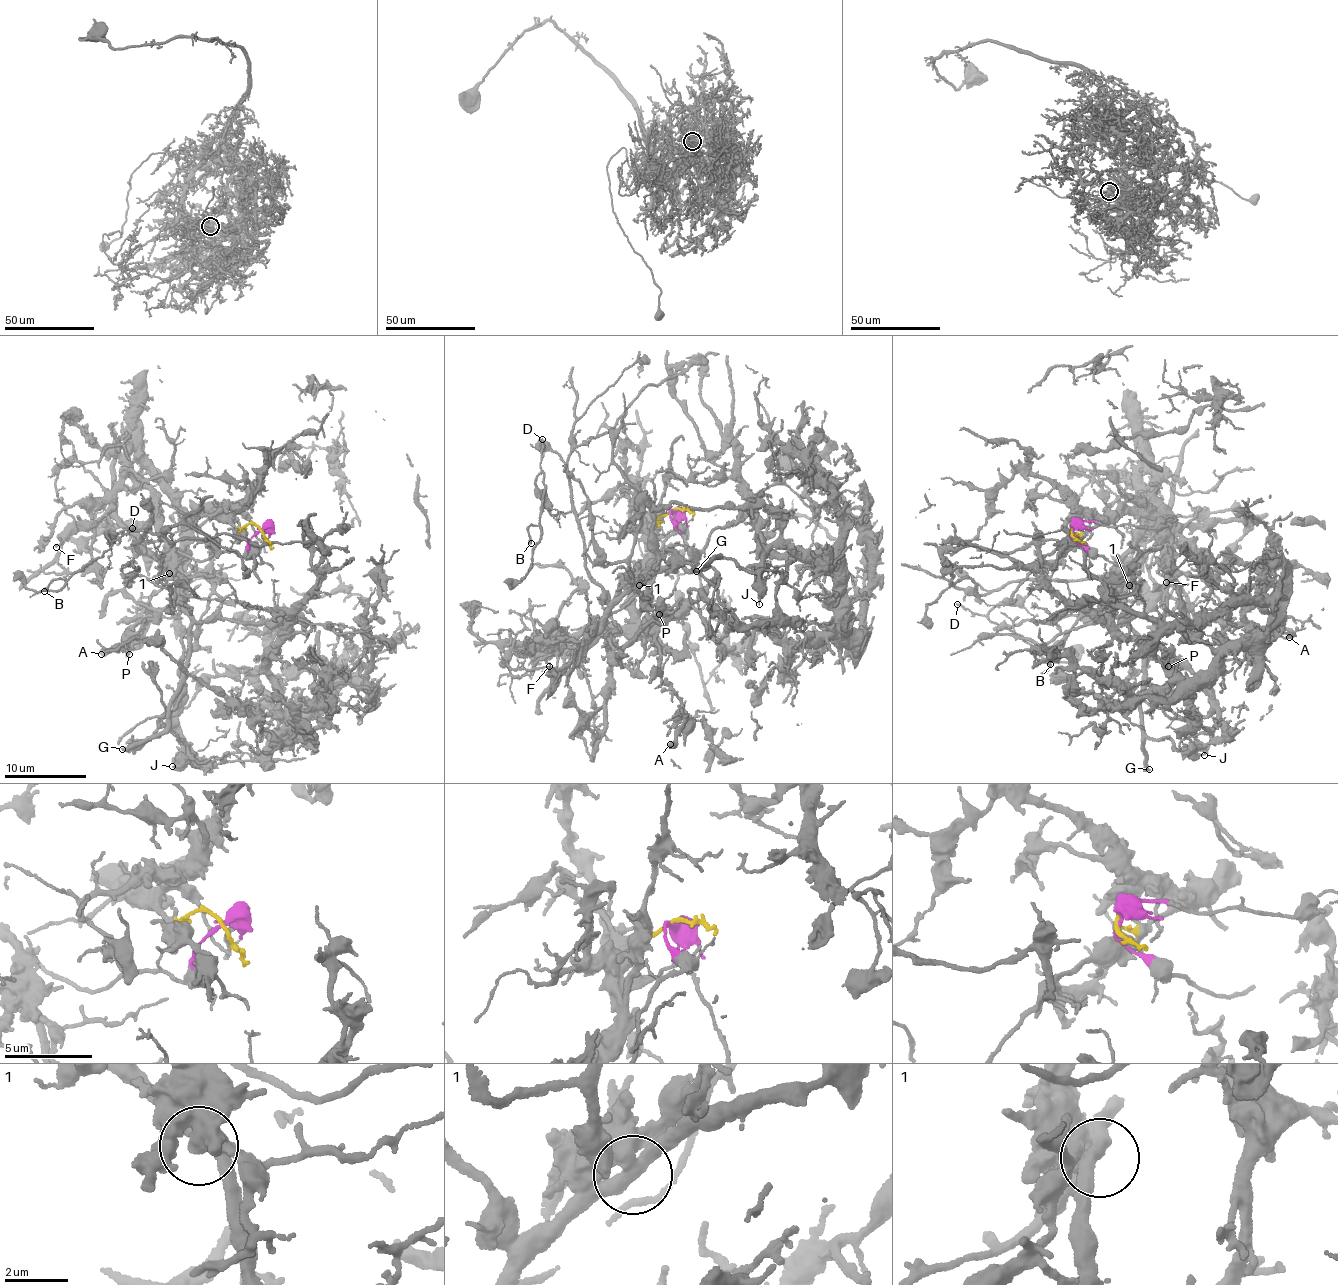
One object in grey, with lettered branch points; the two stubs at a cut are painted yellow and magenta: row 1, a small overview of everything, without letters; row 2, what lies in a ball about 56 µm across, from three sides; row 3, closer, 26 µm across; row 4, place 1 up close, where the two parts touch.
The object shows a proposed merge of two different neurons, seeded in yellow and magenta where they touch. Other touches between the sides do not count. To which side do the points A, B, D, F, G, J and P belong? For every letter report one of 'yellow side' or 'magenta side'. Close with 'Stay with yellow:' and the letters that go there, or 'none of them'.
A: yellow side
B: magenta side
D: magenta side
F: magenta side
G: magenta side
J: magenta side
P: yellow side
Stay with yellow: A, P

